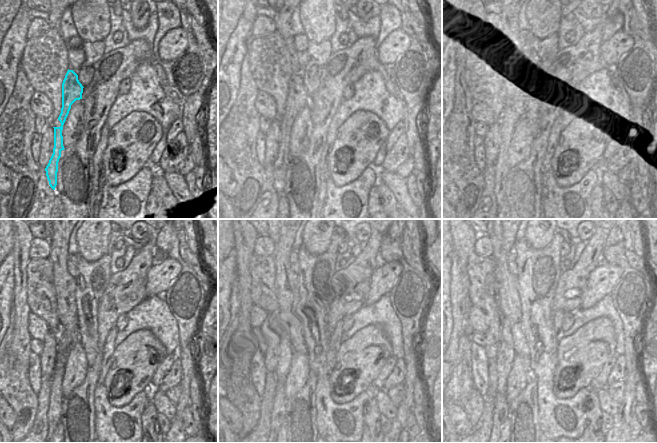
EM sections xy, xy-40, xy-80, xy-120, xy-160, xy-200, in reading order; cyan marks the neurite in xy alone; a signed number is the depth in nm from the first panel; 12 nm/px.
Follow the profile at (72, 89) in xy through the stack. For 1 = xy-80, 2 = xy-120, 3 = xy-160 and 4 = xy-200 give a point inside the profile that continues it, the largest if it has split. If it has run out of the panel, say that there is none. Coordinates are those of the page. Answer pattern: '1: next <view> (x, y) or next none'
1: next xy-80 (515, 110)
2: next xy-120 (64, 342)
3: next xy-160 (278, 412)
4: next xy-200 (501, 409)

